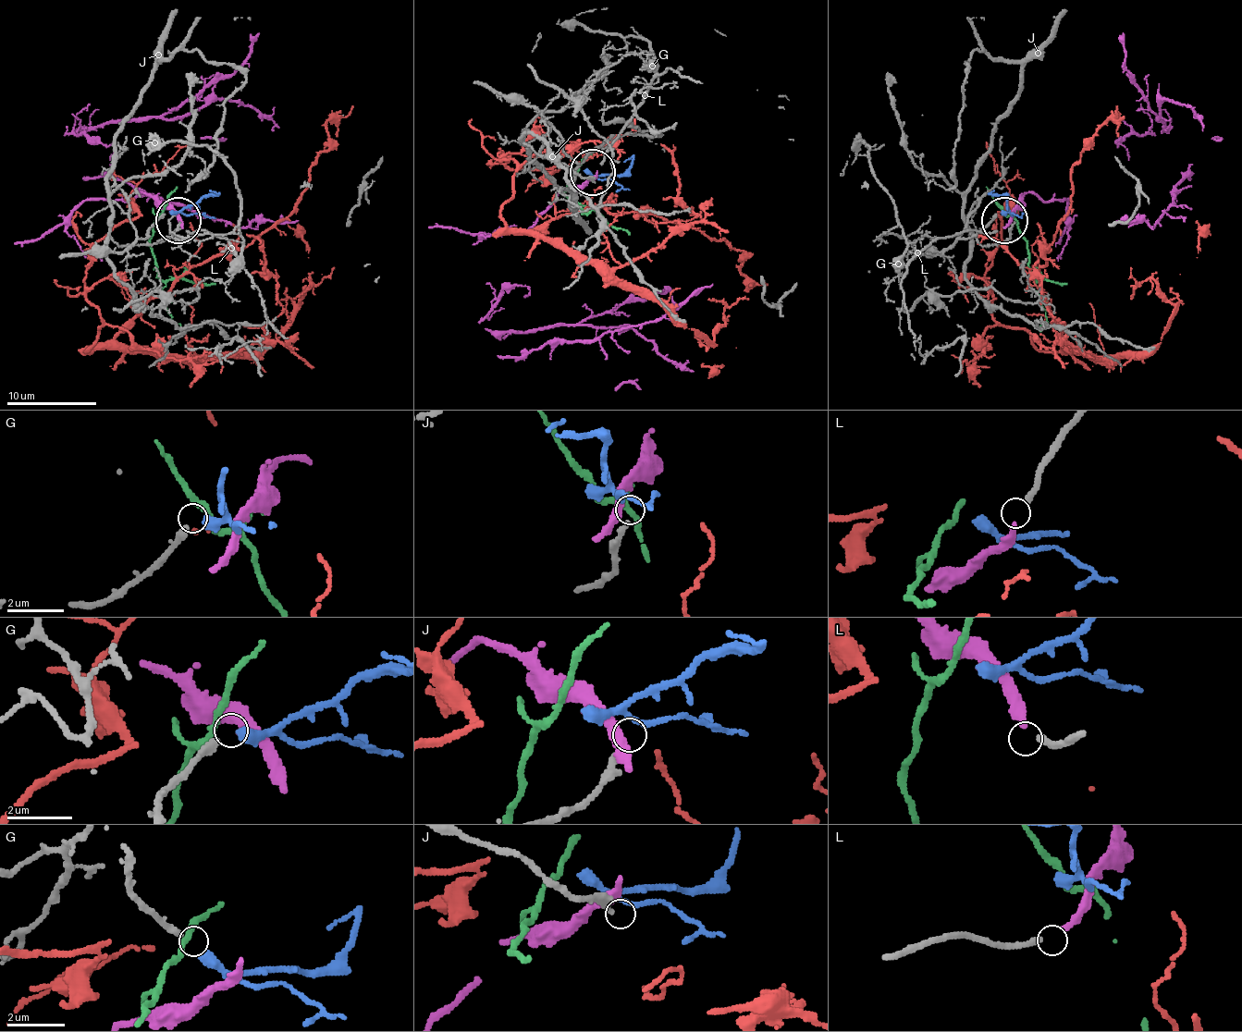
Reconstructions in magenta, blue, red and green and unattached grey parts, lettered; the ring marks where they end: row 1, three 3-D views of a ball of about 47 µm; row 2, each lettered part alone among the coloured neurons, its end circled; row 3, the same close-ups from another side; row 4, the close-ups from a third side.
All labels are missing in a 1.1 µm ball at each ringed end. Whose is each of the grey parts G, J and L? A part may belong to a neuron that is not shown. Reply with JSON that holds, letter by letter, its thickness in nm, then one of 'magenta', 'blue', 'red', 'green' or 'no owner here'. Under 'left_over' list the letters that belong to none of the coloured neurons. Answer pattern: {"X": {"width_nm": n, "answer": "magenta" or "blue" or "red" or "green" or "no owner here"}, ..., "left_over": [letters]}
{"G": {"width_nm": 240, "answer": "blue"}, "J": {"width_nm": 200, "answer": "no owner here"}, "L": {"width_nm": 200, "answer": "magenta"}, "left_over": ["J"]}

